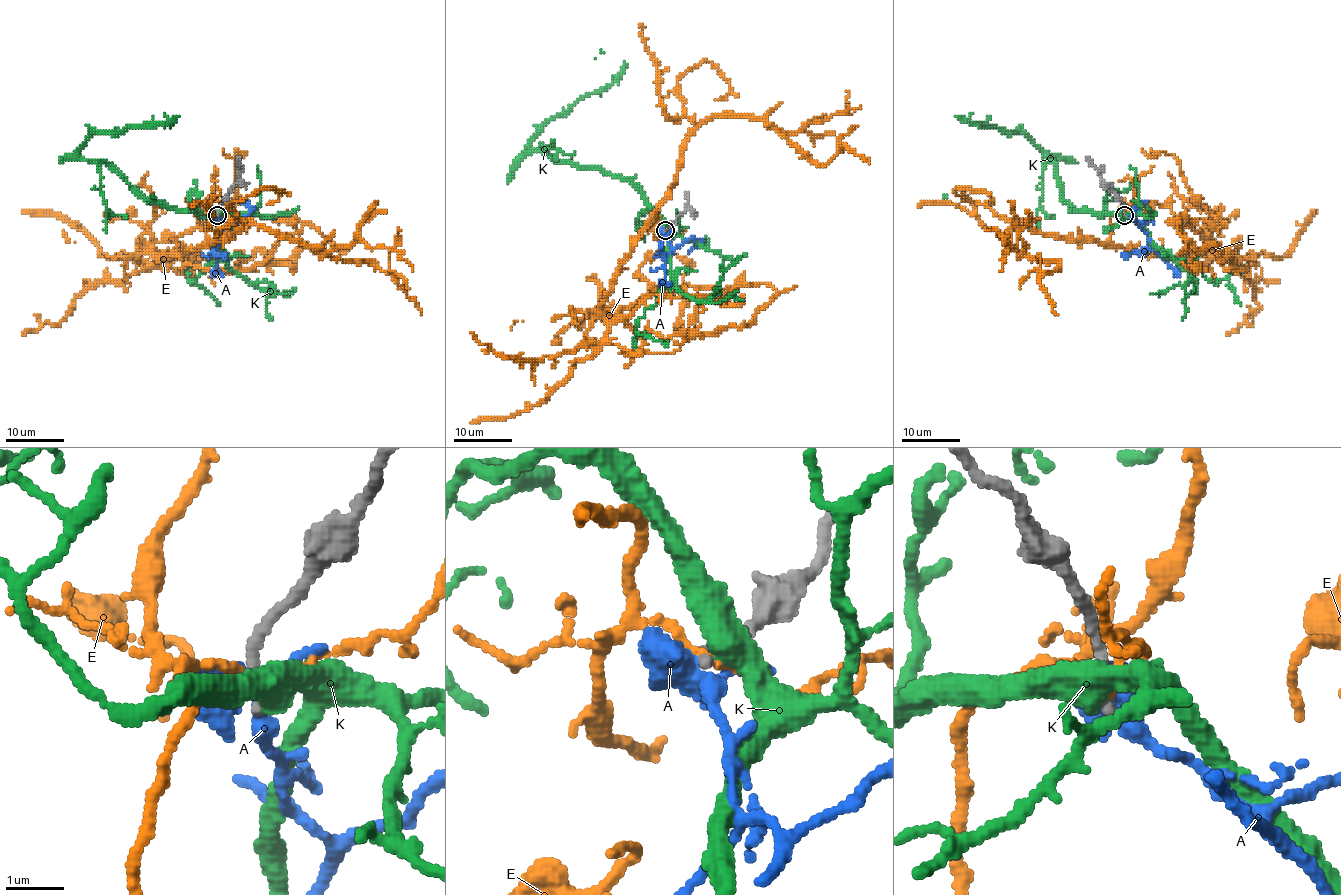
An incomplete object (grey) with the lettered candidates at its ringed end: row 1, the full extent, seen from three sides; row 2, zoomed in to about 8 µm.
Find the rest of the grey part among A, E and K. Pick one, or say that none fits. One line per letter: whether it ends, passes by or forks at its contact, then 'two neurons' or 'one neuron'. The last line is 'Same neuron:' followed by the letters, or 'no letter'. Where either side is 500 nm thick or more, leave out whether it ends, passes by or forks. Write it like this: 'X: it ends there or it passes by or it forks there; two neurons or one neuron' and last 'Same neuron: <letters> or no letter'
A: two neurons
E: it passes by; two neurons
K: it passes by; two neurons
Same neuron: no letter

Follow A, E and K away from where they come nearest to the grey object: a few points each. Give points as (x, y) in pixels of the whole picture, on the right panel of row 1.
A: (1125, 213), (1142, 229), (1151, 248), (1179, 276)
E: (1125, 213), (1110, 217), (1110, 239), (1141, 252), (1205, 246), (1179, 217), (1225, 225), (1180, 162), (1142, 149)
K: (1123, 214), (1074, 210), (1062, 198), (1056, 168), (1046, 155), (1019, 131), (985, 126), (971, 126), (944, 197)

